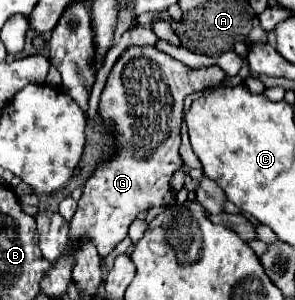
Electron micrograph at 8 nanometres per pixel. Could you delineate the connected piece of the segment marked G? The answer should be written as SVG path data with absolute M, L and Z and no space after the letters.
M129 46L119 56L99 100L101 134L113 136L115 152L85 182L77 212L69 222L73 244L89 236L99 256L105 258L127 236L127 228L139 212L161 208L175 200L171 178L183 166L179 156L183 100L191 92L205 86L211 88L223 78L225 72L219 66L193 70L155 46Z

